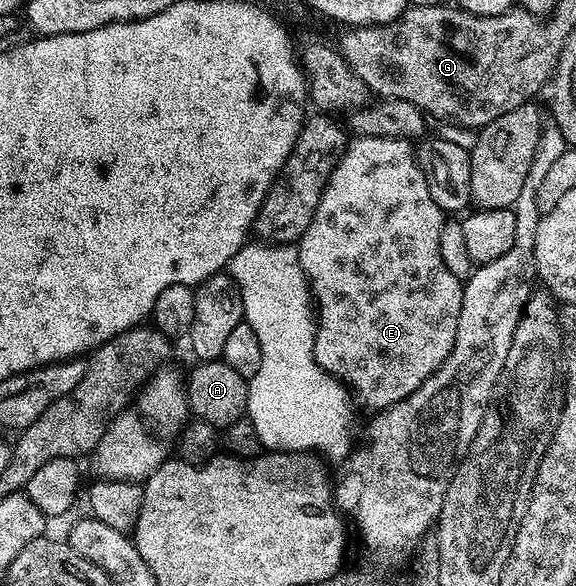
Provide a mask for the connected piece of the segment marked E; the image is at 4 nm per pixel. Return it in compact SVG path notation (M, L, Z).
M355 137L348 140L347 149L343 153L343 157L337 163L337 167L333 171L333 175L329 175L329 183L325 187L325 191L321 195L321 203L317 203L317 211L313 215L313 223L309 223L309 227L305 227L305 231L297 242L299 251L299 265L303 268L303 273L307 277L307 283L311 287L311 295L313 298L314 308L317 310L317 324L315 326L315 362L326 370L327 373L334 374L335 377L345 382L354 391L354 394L360 397L367 405L372 405L372 410L378 411L388 409L393 403L397 403L401 399L405 399L409 395L413 395L413 391L417 391L417 387L421 387L421 383L425 383L425 379L429 379L429 375L433 375L433 371L437 371L437 367L441 367L441 363L445 363L445 359L449 355L449 351L453 351L453 339L457 339L457 319L461 319L461 299L463 298L464 282L457 275L453 275L453 271L449 271L449 267L445 267L445 263L441 263L441 247L439 239L441 237L441 227L445 220L444 210L437 207L437 203L433 203L433 195L429 195L429 187L425 183L423 170L413 154L411 153L412 142L407 139L396 139L393 137Z

